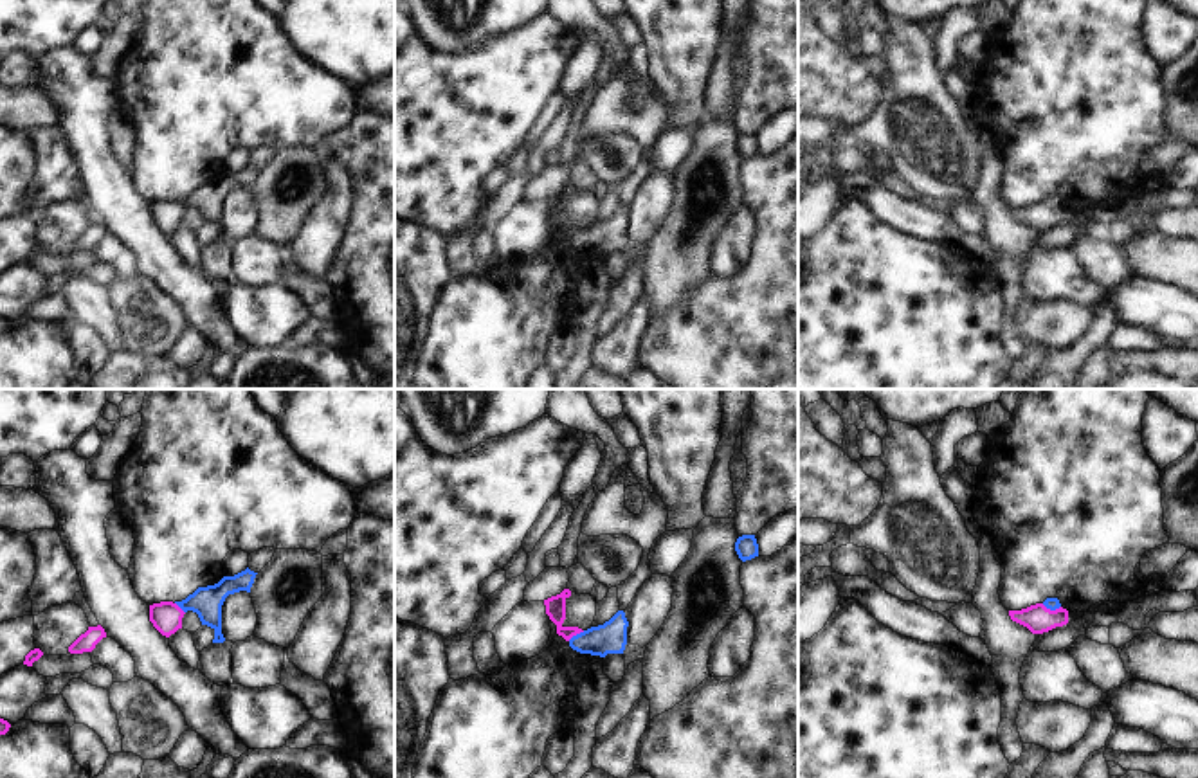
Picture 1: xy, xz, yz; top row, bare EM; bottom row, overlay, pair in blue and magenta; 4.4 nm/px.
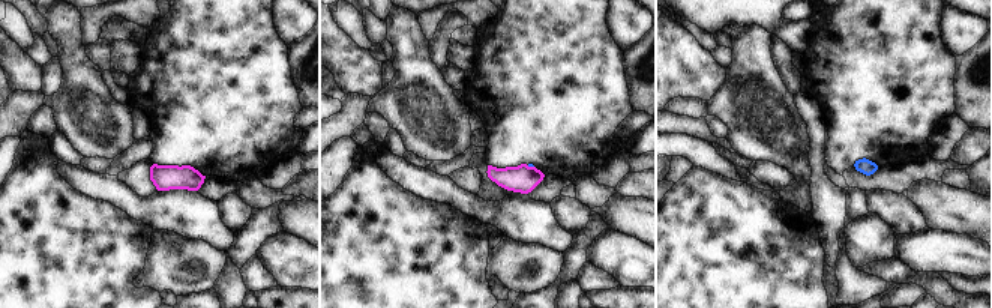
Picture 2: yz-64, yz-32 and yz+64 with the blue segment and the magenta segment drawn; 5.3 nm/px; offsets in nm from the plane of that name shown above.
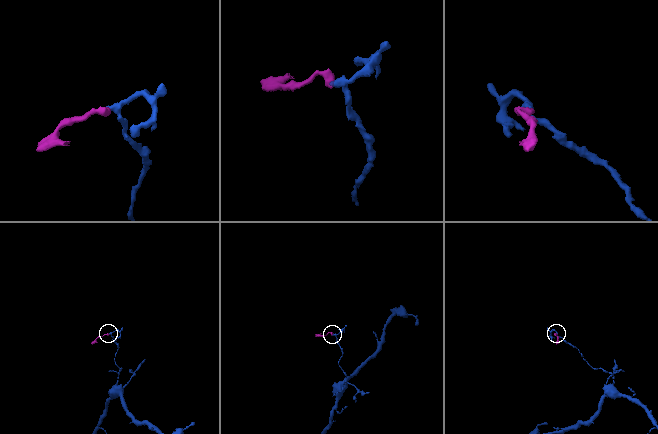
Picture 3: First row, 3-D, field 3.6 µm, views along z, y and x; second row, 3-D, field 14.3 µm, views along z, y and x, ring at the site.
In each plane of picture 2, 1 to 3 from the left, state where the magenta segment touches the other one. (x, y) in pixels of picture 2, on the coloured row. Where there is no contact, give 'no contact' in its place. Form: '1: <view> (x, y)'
1: no contact
2: yz-32 (530, 166)
3: no contact

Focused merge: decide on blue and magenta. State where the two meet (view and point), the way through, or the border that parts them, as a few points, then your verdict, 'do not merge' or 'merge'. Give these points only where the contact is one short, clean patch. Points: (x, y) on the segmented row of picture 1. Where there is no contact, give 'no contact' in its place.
meets blue in xz at (577, 634); runs through xz (609, 638), (577, 634), (559, 625), (555, 607); merge

